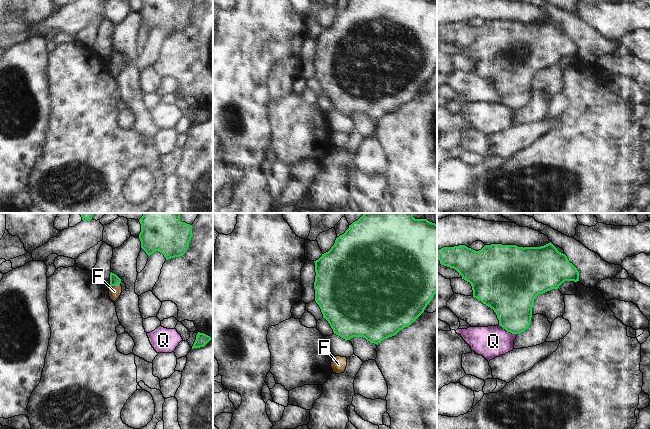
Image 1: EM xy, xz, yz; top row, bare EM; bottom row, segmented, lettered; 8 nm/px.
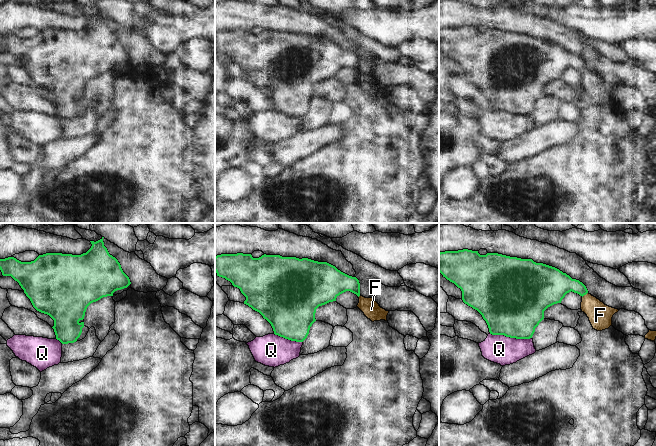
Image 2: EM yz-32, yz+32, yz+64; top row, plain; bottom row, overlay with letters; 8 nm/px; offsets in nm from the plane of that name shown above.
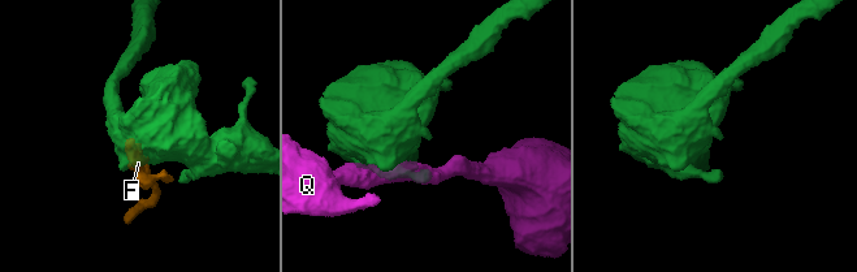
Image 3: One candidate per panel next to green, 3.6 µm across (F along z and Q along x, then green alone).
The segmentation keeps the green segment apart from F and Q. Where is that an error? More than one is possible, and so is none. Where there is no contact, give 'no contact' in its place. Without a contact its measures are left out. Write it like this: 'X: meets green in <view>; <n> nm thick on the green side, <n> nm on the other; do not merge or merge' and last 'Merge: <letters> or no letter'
F: meets green in xy; 80 nm thick on the green side, 100 nm on the other; merge
Q: meets green in yz; 340 nm thick on the green side, 260 nm on the other; do not merge
Merge: F

